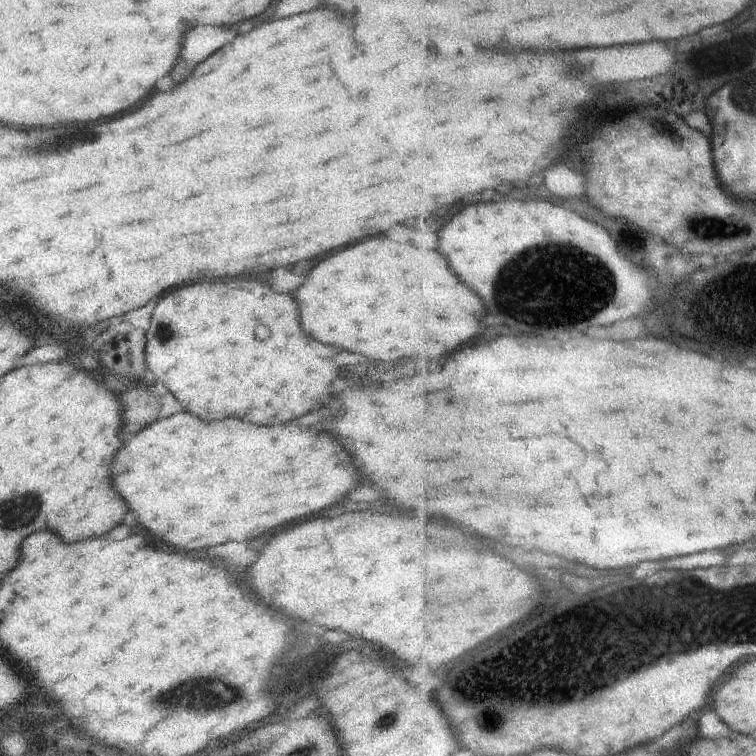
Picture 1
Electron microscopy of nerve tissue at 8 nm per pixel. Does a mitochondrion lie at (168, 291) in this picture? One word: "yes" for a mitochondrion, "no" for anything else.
no

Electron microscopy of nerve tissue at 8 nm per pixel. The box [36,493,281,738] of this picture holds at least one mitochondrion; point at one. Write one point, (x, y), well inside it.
(190, 692)

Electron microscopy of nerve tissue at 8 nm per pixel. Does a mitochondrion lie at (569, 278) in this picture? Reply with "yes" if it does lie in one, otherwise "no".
yes

